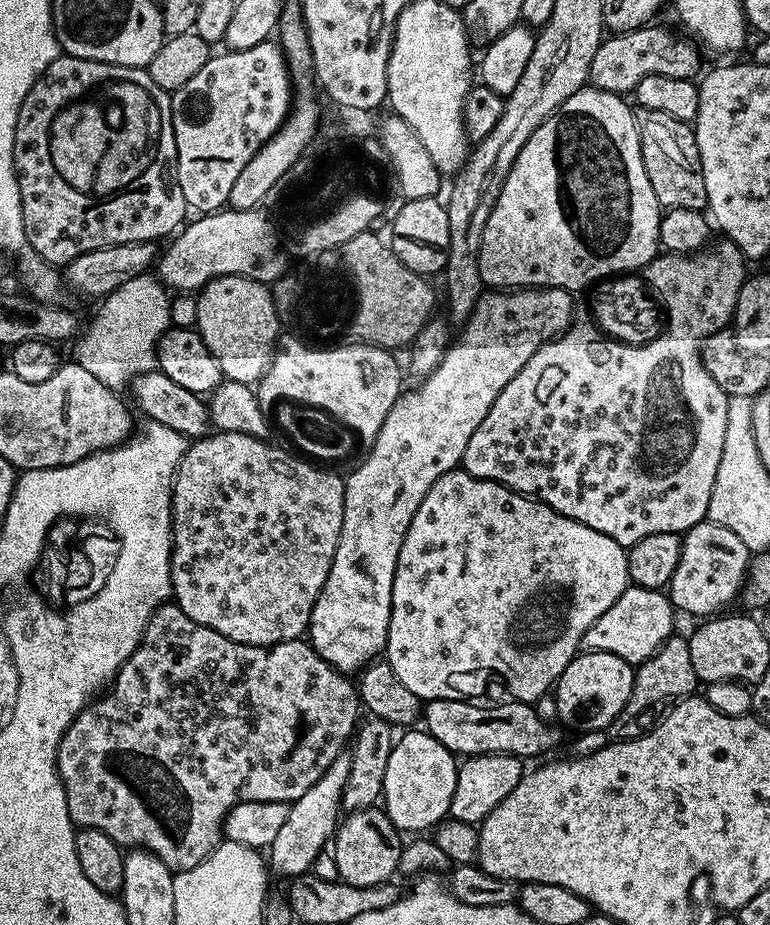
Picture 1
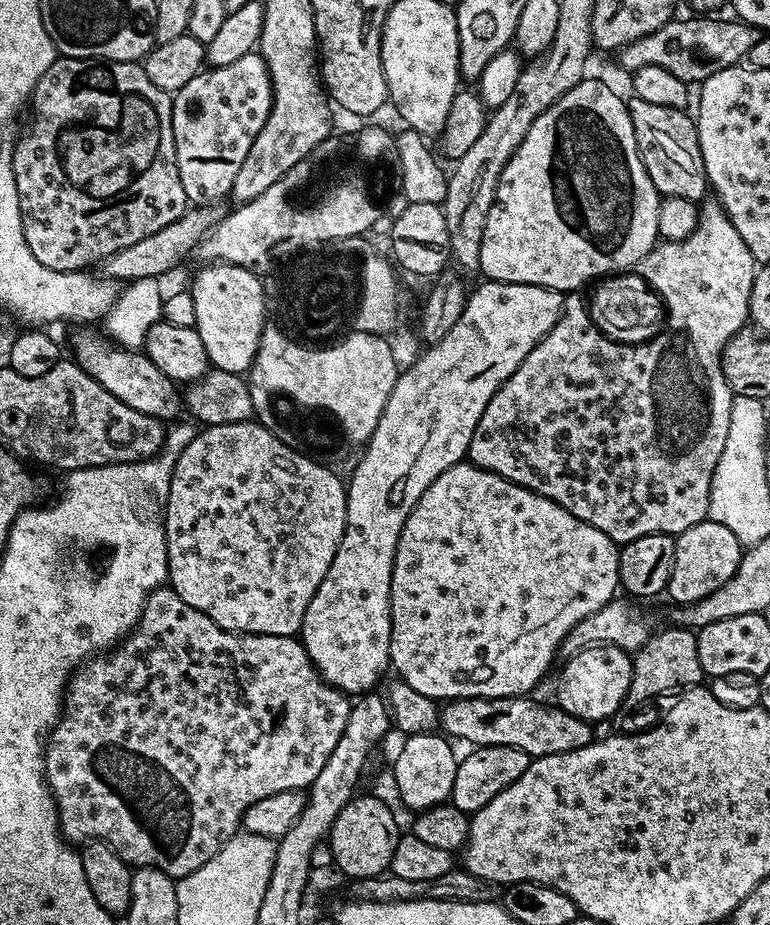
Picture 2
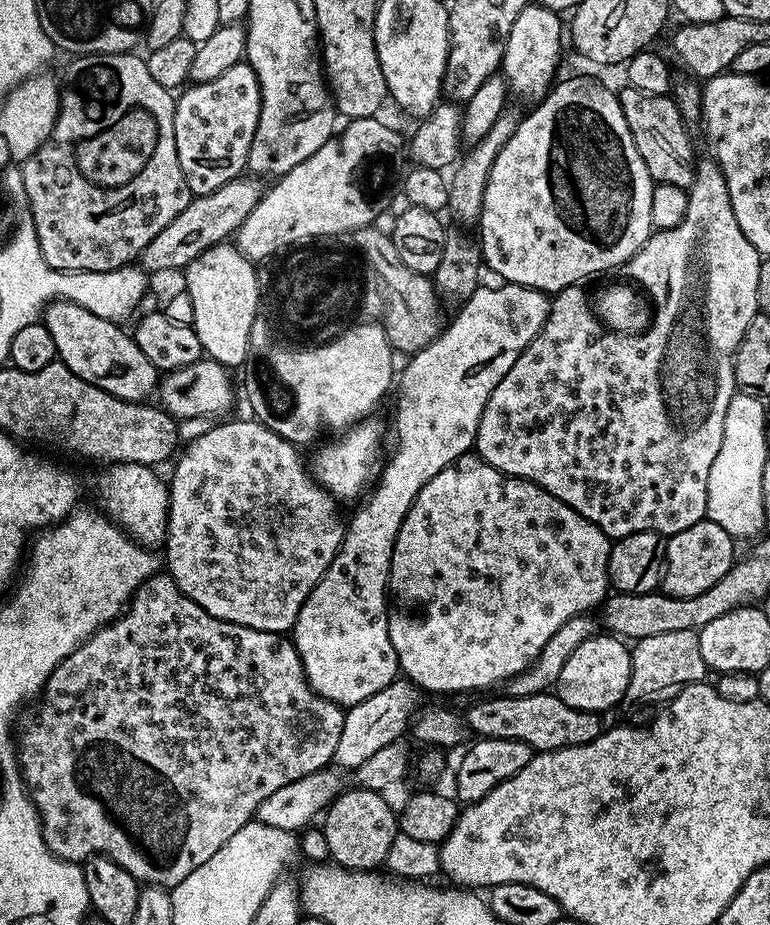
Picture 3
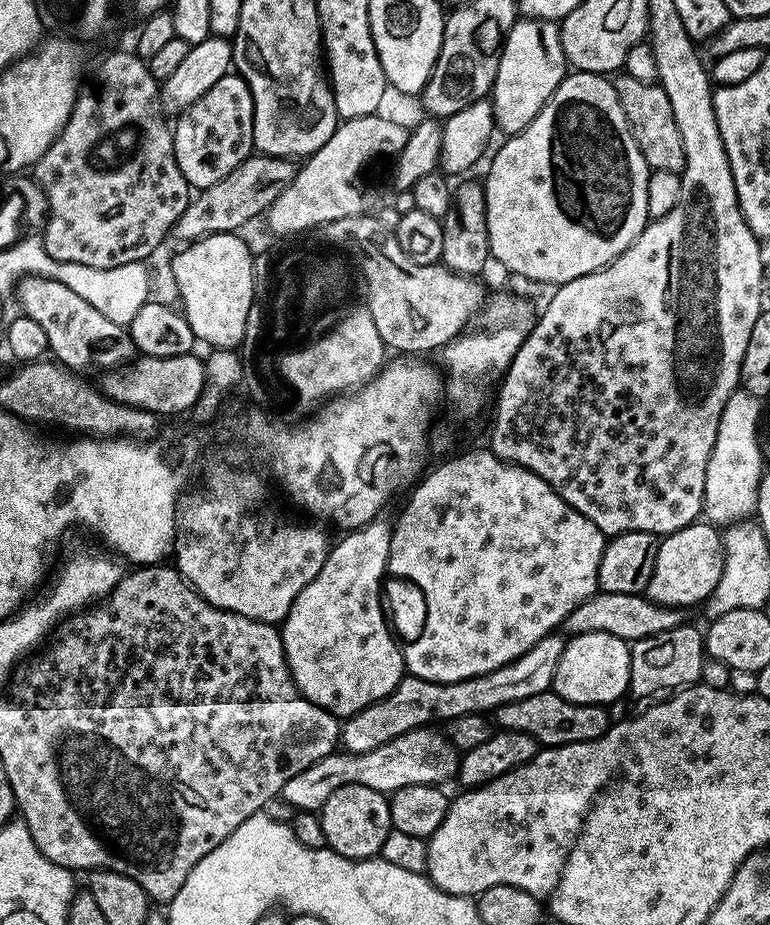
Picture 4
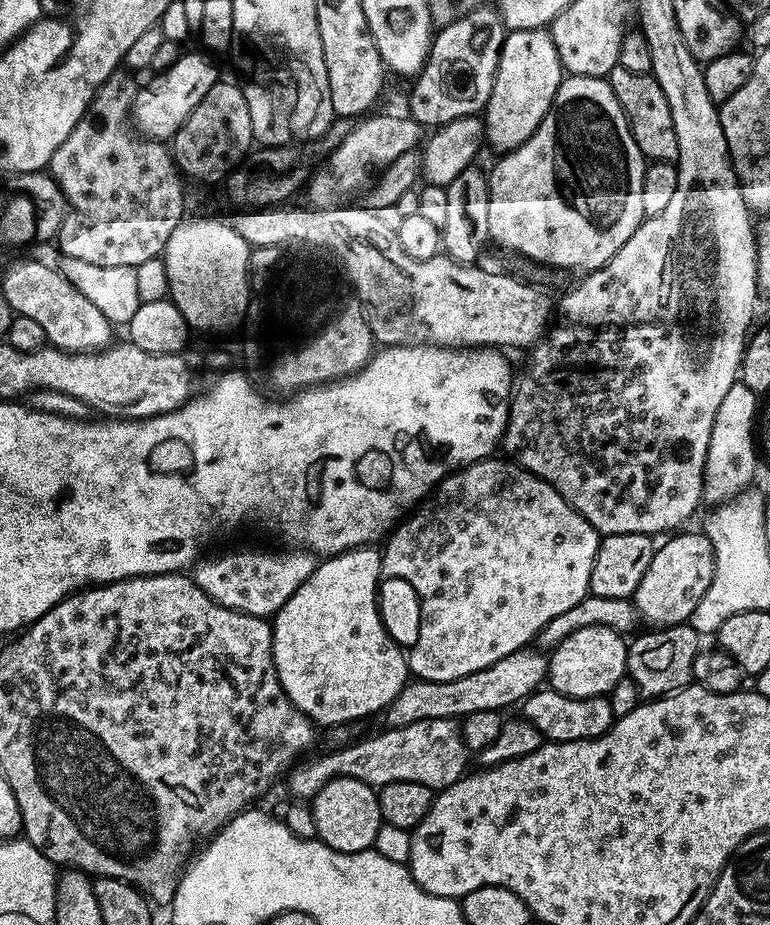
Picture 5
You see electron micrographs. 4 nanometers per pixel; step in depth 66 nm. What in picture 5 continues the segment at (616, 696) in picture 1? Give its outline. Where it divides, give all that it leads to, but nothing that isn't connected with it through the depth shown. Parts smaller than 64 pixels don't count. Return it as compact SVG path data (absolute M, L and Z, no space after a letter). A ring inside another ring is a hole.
M610 628L590 630L590 632L584 629L584 634L574 635L574 638L565 638L566 646L562 647L568 648L568 654L558 660L554 658L554 666L558 668L548 668L547 683L555 691L567 696L603 696L611 693L611 688L620 679L625 679L628 667L628 644L625 637ZM582 648L590 648L590 650L586 652Z

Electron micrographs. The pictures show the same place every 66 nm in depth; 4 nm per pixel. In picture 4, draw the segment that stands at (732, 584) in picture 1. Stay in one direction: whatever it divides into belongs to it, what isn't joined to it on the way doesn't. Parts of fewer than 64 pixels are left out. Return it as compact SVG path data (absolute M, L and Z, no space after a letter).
M696 527L669 532L657 543L650 578L646 578L644 589L640 592L640 596L649 603L665 610L690 612L699 609L706 594L710 594L710 586L714 586L722 566L722 546L716 537L715 527Z

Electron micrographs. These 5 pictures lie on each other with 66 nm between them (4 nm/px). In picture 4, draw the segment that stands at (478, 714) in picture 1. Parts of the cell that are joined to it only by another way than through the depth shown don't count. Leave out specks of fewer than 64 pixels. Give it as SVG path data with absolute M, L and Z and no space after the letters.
M549 690L522 698L522 702L514 702L506 710L506 717L509 725L534 733L541 745L569 744L579 740L593 740L602 735L614 719L613 713L608 713L608 707L602 700L567 700Z

